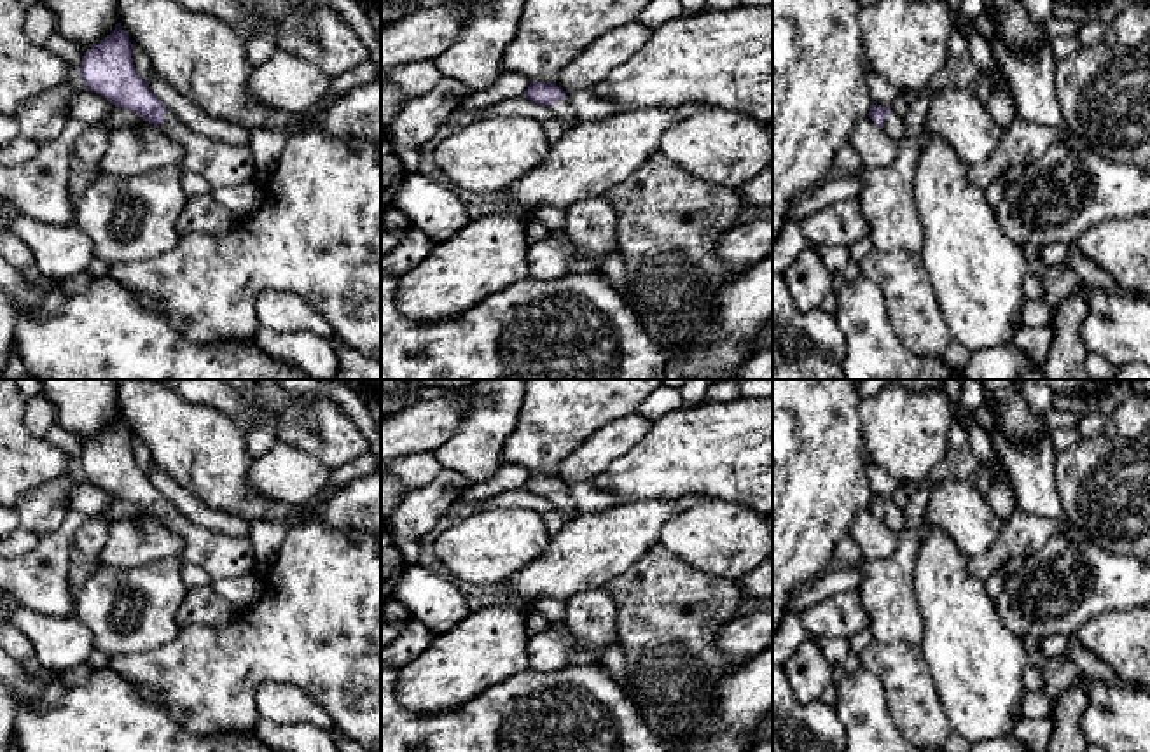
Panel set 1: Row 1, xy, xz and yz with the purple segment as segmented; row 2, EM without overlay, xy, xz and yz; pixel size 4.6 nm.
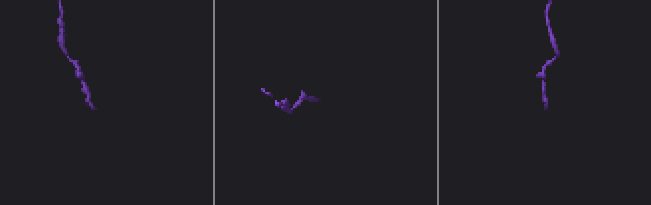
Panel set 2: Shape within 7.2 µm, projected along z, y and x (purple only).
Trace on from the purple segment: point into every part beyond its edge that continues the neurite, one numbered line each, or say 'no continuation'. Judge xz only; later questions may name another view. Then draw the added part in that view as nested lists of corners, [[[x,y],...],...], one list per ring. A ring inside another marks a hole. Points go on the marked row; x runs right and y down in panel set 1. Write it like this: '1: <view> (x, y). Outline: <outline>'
1: xz (563, 111). Outline: [[[558,100],[552,105],[554,117],[566,128],[573,128],[578,124],[578,119],[573,112],[573,107],[568,100]]]

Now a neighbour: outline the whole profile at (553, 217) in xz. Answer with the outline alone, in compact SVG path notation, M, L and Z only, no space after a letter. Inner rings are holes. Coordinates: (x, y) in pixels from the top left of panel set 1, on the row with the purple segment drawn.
M540 206L523 213L526 227L531 222L542 222L551 233L565 231L566 210L559 206Z

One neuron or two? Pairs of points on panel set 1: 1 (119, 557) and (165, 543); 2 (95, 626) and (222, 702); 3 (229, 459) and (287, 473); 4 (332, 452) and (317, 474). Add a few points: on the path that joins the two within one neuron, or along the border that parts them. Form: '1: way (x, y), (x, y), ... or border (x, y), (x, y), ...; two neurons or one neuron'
1: way (130, 548), (154, 543); one neuron
2: border (175, 635), (159, 646), (114, 656); two neurons
3: border (254, 459), (249, 469), (249, 485), (271, 501); two neurons
4: border (287, 445), (308, 452), (332, 469); two neurons

